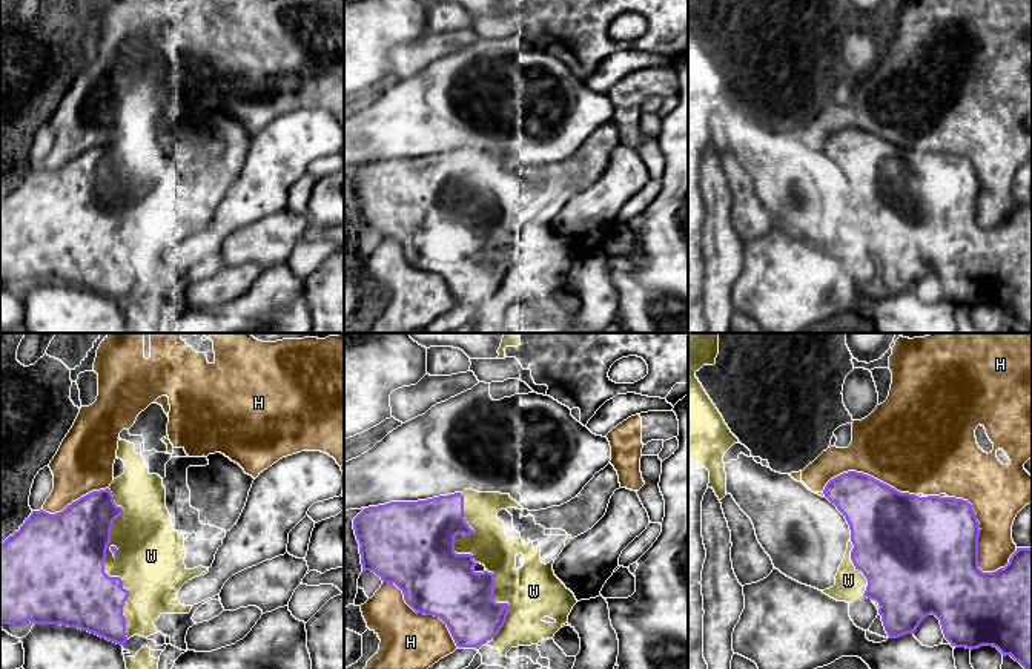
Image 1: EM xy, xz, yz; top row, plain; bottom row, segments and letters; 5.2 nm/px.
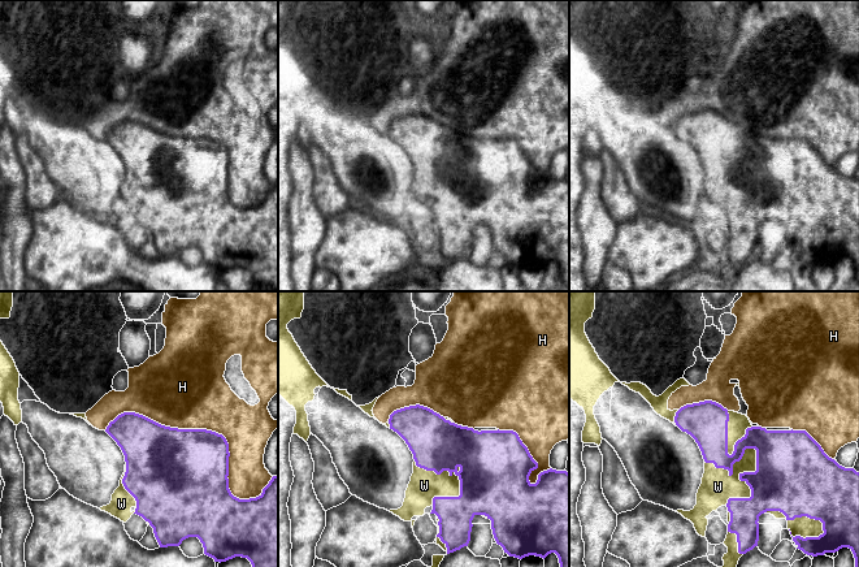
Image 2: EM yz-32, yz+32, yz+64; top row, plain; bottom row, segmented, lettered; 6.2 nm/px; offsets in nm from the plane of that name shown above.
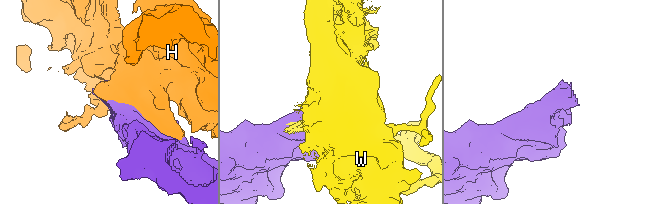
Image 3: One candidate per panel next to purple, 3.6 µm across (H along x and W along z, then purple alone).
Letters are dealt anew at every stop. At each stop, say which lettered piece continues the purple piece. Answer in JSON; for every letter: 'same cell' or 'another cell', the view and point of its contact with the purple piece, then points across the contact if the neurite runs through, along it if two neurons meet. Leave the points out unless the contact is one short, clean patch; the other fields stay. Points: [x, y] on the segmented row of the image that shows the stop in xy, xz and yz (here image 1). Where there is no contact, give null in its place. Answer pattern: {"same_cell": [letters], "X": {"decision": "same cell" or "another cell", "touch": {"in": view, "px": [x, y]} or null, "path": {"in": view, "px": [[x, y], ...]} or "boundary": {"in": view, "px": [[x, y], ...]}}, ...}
{"same_cell": [], "H": {"decision": "another cell", "touch": {"in": "yz", "px": [979, 536]}}, "W": {"decision": "another cell", "touch": {"in": "xy", "px": [103, 566]}}}

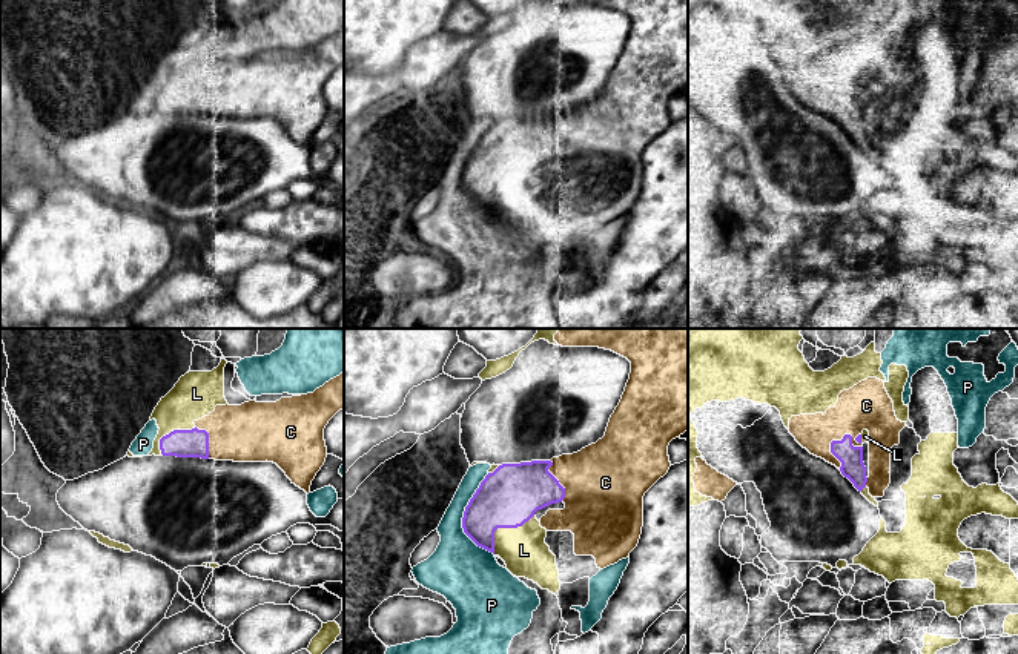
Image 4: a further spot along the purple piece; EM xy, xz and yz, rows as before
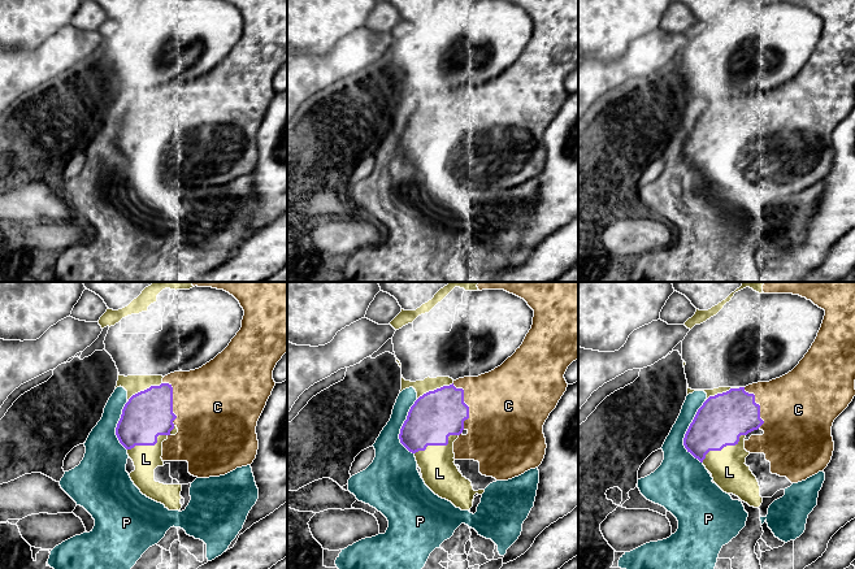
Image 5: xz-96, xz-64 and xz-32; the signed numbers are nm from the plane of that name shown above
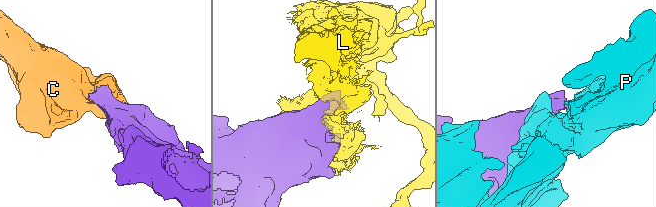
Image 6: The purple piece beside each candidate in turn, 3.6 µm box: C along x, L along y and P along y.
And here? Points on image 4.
{"same_cell": ["C"], "C": {"decision": "same cell", "touch": {"in": "yz", "px": [832, 441]}}, "L": {"decision": "another cell", "touch": {"in": "xz", "px": [502, 527]}}, "P": {"decision": "another cell", "touch": {"in": "xz", "px": [462, 518]}}}

